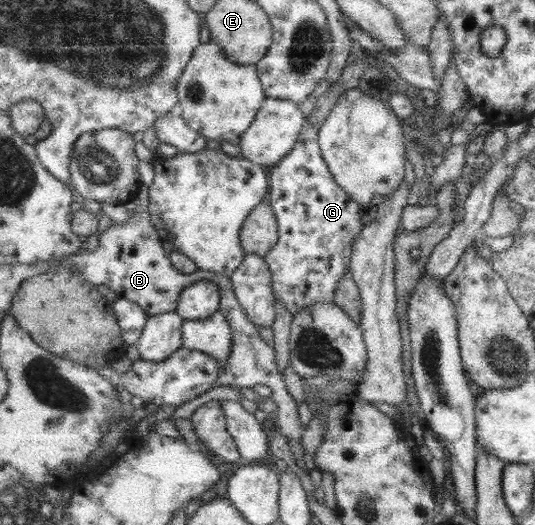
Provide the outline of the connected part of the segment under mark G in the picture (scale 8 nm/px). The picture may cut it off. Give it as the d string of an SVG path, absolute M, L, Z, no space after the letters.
M308 121L293 151L282 159L281 163L269 169L269 202L277 215L279 242L264 258L273 275L277 300L286 306L292 315L301 313L307 307L317 306L318 303L335 304L339 279L348 273L348 267L352 262L354 242L360 239L362 230L372 217L371 213L362 216L362 208L366 213L367 206L362 206L354 200L352 195L334 179L333 172L322 156L319 129L315 123Z

